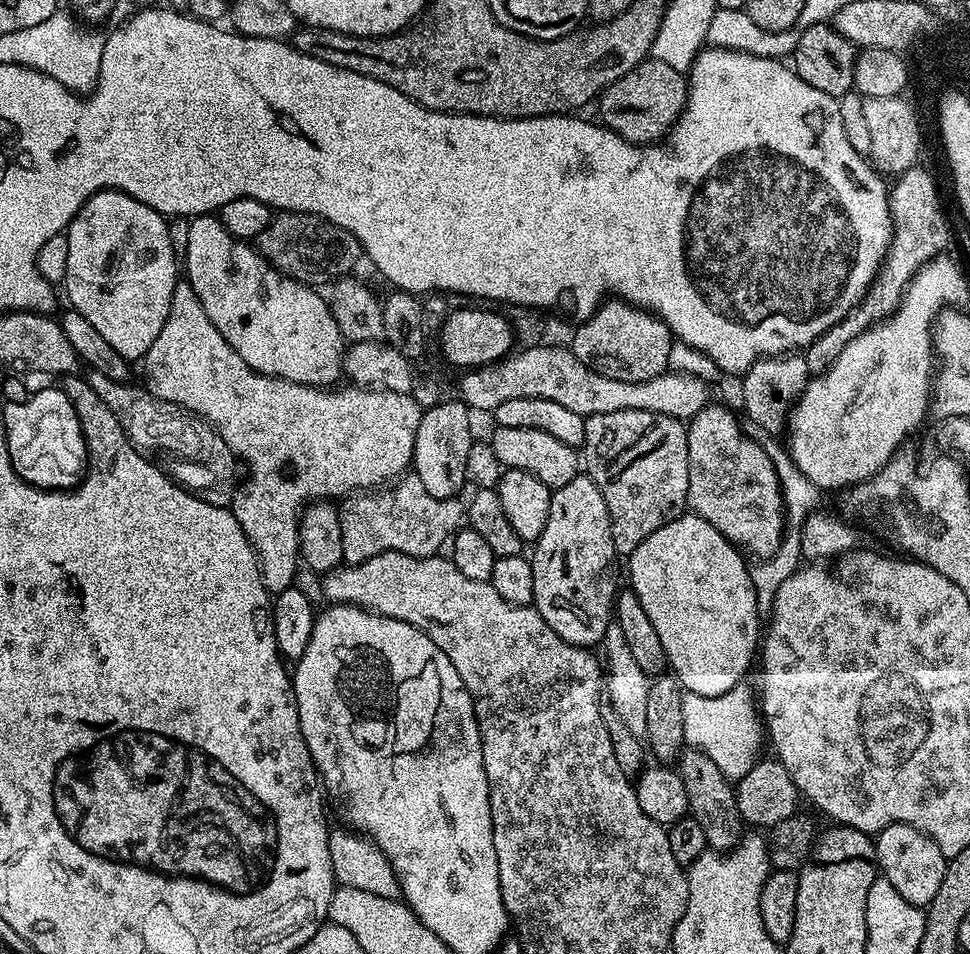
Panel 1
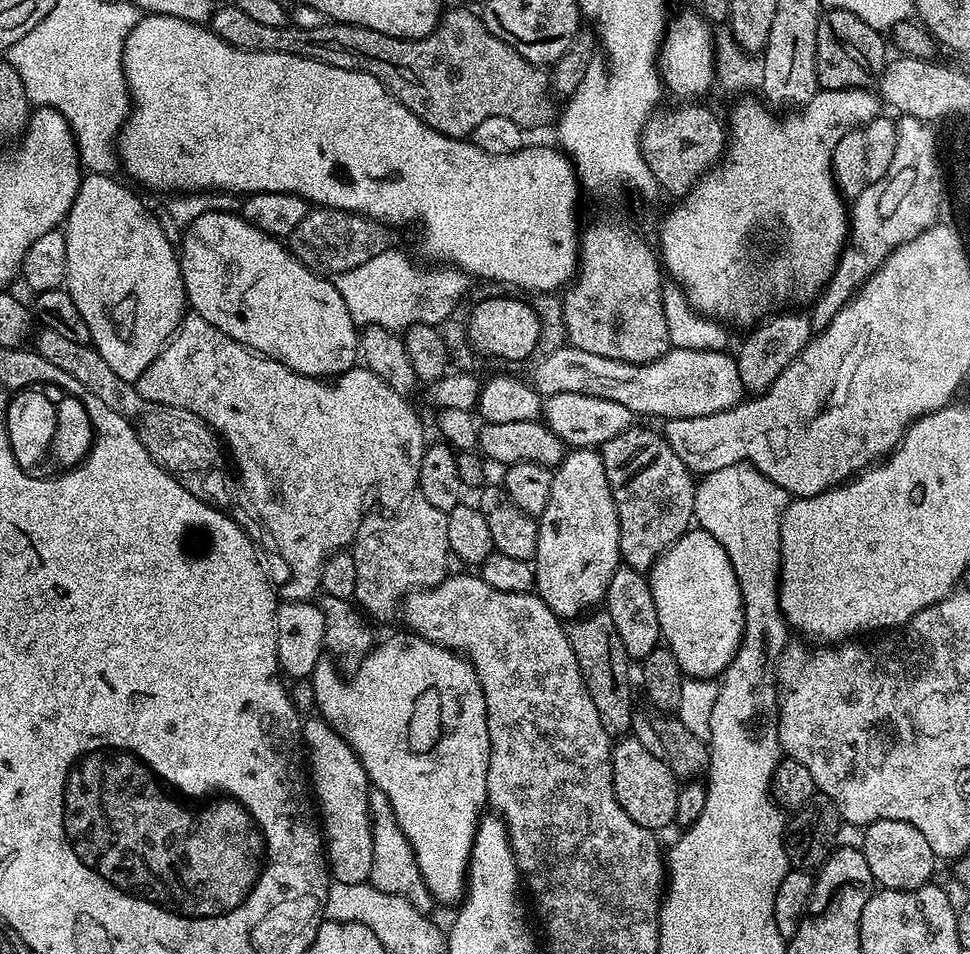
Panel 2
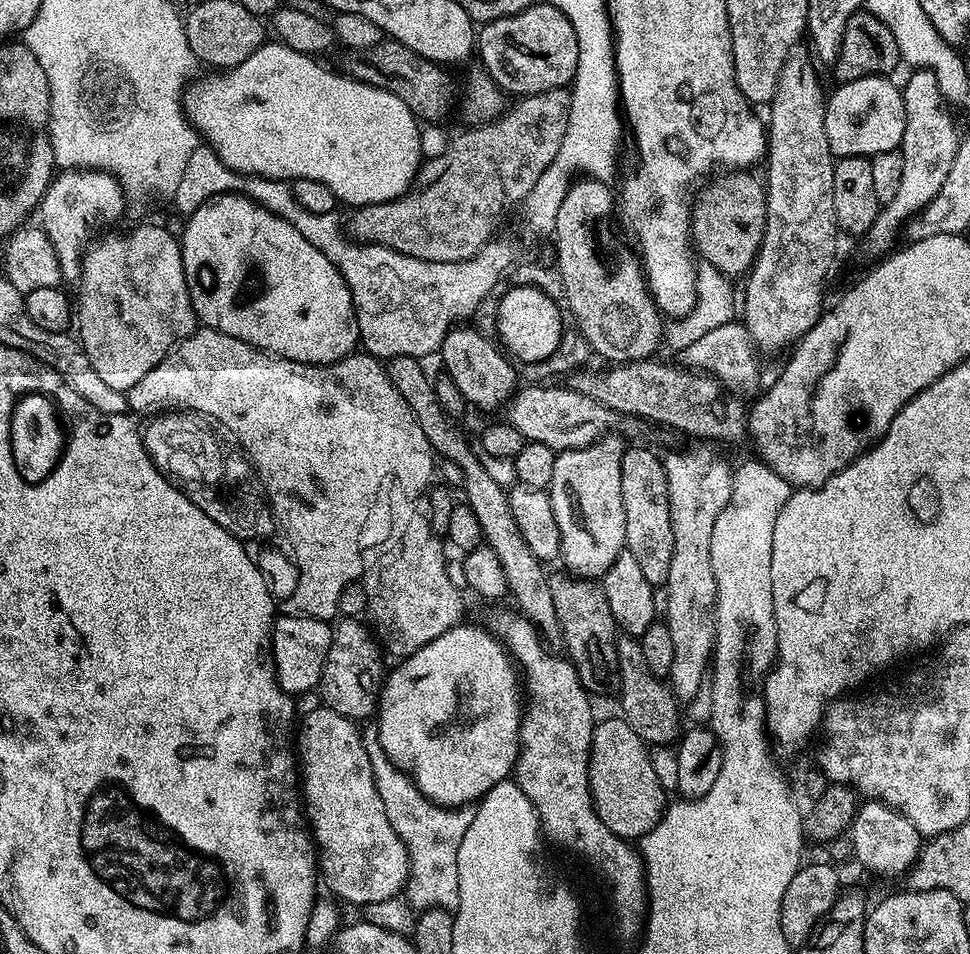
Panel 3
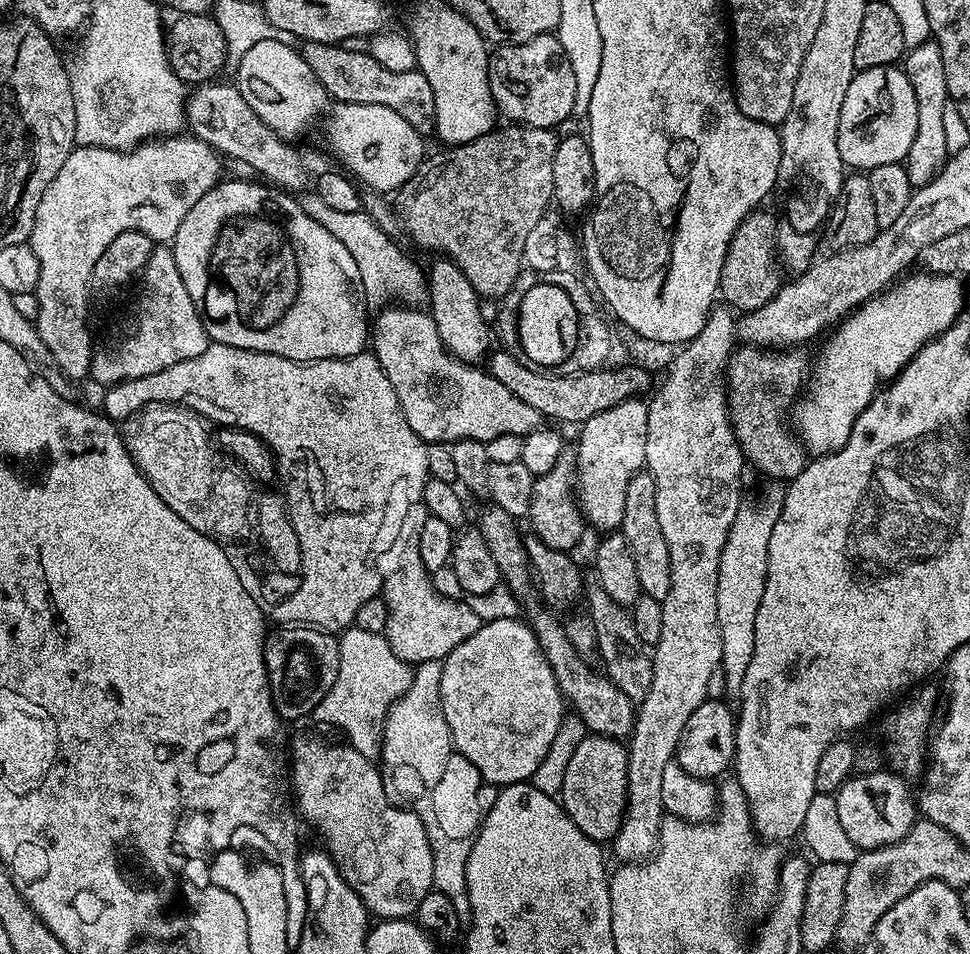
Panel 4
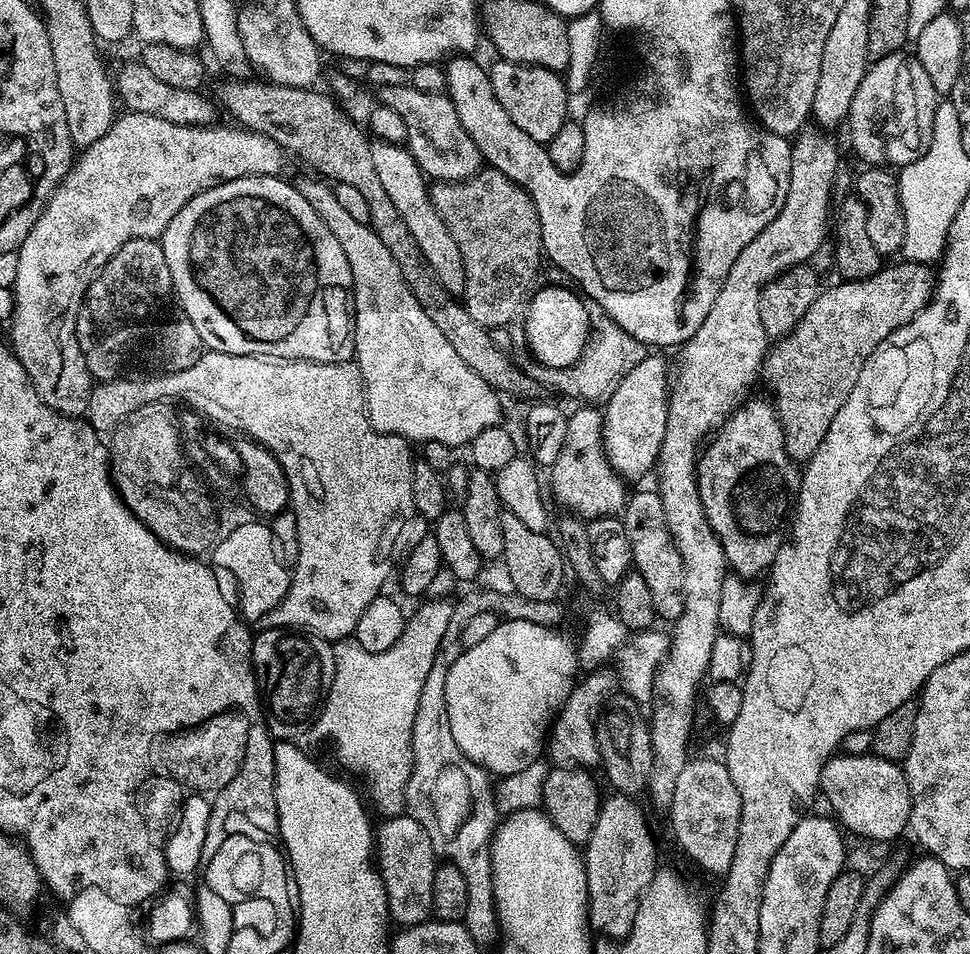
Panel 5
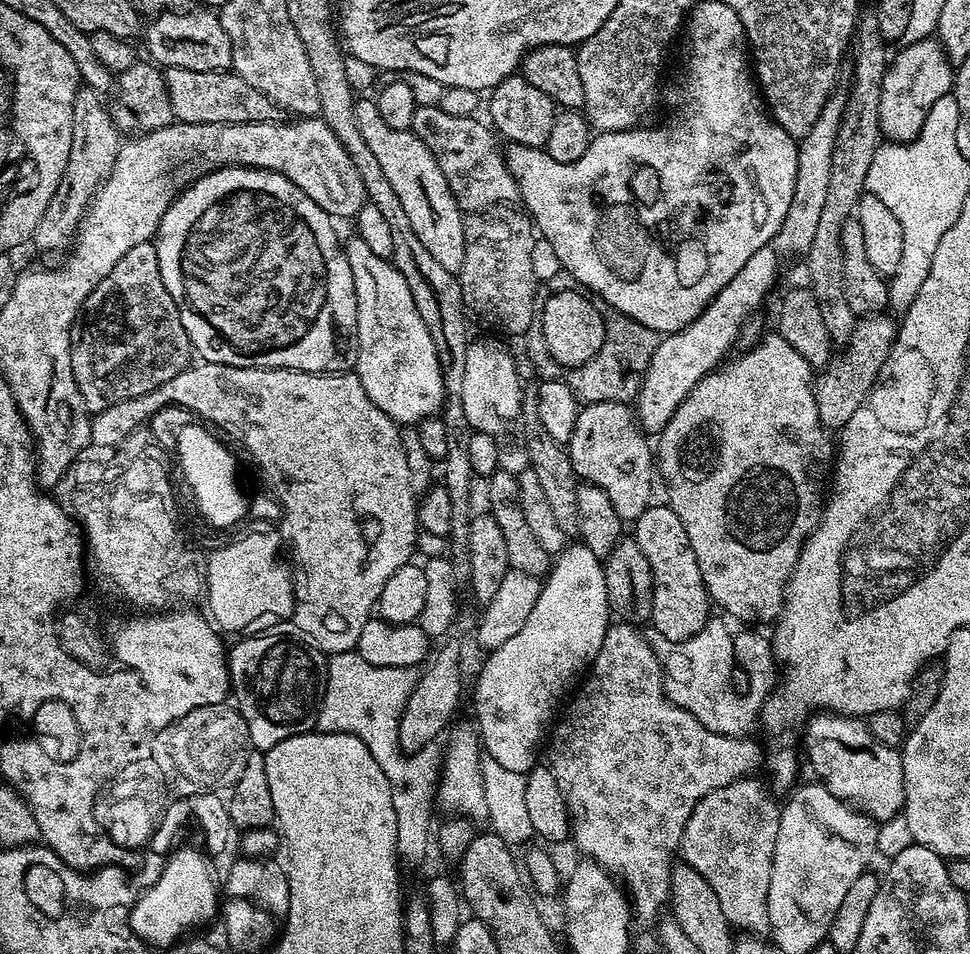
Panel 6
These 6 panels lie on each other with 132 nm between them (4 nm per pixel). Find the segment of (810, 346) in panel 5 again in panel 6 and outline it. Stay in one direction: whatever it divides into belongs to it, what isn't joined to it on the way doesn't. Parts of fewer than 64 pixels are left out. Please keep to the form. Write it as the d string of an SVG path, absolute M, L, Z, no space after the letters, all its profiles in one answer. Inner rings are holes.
M873 314L863 317L852 331L852 337L846 341L848 352L837 355L828 361L826 367L815 377L814 387L816 390L816 401L818 402L818 418L821 424L829 430L839 430L846 422L850 422L854 410L866 402L870 390L876 385L876 380L880 377L882 366L888 360L888 355L892 345L896 343L896 333L898 331L897 321L888 314Z

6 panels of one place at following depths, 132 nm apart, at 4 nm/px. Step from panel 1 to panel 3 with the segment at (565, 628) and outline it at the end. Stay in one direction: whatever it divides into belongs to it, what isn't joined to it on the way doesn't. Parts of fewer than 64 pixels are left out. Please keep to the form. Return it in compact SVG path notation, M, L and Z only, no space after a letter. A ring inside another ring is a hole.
M609 434L603 436L600 440L595 440L590 446L585 448L575 448L574 450L566 450L565 452L556 453L556 461L554 462L554 478L551 486L546 490L549 498L552 499L554 506L554 519L558 521L558 534L560 535L560 560L565 564L567 571L573 576L583 576L585 578L603 577L606 570L610 570L610 566L614 562L614 558L618 558L618 554L625 551L624 539L626 538L626 510L622 506L622 460L626 451L626 443L617 434Z

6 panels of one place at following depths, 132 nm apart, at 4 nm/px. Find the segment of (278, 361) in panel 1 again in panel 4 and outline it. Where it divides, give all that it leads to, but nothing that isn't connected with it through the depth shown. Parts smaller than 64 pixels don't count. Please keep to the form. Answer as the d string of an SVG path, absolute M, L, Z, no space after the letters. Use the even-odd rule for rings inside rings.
M224 178L219 184L194 206L190 206L190 214L182 218L182 226L178 226L178 234L170 241L170 247L174 254L174 262L178 262L178 274L182 274L182 282L186 282L186 294L190 294L190 302L198 310L200 320L204 324L204 329L209 341L234 346L242 350L254 350L255 352L265 352L266 354L278 354L282 358L297 360L299 364L306 364L314 360L341 360L347 356L357 356L365 351L370 340L370 311L369 305L364 299L364 287L362 278L358 274L358 265L354 263L354 258L326 226L318 226L306 210L302 210L299 199L287 191L276 186L269 186L267 183L251 184L253 181L248 178Z

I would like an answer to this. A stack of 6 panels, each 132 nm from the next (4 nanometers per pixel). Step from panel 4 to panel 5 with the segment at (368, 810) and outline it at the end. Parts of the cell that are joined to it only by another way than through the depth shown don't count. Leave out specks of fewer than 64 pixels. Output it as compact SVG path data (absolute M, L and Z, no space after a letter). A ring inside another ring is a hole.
M390 816L374 832L374 863L386 886L388 914L397 925L422 924L433 915L431 890L438 865L430 834L415 816Z

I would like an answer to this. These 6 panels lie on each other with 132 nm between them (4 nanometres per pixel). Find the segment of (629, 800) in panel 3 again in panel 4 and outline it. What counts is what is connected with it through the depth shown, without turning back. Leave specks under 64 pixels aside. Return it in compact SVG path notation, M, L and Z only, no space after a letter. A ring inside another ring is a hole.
M590 734L578 742L578 750L566 766L559 801L566 813L591 840L611 841L628 810L628 749L621 741Z

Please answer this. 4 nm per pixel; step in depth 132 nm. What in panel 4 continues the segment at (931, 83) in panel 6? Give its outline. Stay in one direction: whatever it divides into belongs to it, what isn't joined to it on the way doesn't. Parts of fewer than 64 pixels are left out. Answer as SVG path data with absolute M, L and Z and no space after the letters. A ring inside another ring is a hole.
M887 64L857 71L850 82L850 90L846 90L846 102L842 102L842 118L838 118L838 154L849 169L867 170L907 161L917 130L918 102L914 102L914 86L910 86L910 78L906 78L903 67Z

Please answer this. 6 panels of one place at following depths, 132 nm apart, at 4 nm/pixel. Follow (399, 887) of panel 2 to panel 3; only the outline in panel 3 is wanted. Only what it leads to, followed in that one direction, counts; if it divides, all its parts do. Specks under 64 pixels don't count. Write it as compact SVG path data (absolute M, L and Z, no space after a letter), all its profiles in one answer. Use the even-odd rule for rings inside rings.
M365 731L363 733L366 746L366 758L370 758L370 770L374 770L374 786L378 786L378 798L382 798L382 806L386 810L386 818L390 818L390 826L394 826L394 834L402 838L408 851L408 883L406 885L406 900L413 909L423 910L440 908L442 911L455 913L458 906L458 846L462 846L462 834L470 827L473 809L468 806L455 808L441 808L430 798L418 790L411 776L404 772L382 750L379 731Z

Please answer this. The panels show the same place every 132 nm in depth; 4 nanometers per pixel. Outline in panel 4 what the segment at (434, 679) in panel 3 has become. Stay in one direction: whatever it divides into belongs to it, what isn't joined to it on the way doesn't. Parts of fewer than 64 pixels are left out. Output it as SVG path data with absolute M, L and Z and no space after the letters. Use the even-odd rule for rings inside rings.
M523 619L481 623L480 629L444 657L440 708L448 723L456 751L462 753L476 767L485 785L523 784L531 781L534 770L546 758L554 734L560 732L560 723L566 718L566 701L556 684L554 670L538 646L538 638Z

